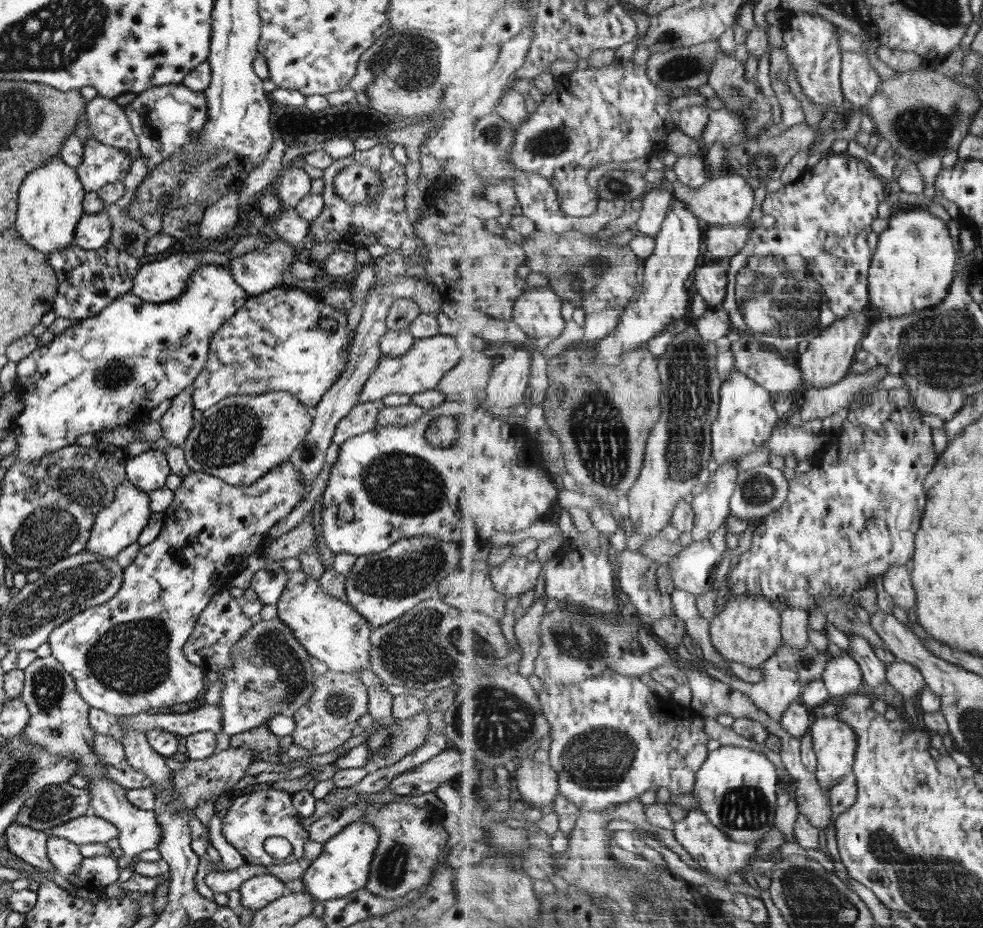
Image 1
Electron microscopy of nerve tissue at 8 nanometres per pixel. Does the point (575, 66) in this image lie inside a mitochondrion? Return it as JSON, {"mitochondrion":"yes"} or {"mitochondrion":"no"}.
{"mitochondrion":"no"}

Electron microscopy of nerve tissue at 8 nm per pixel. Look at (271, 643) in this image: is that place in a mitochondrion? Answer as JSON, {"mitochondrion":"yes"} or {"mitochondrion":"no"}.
{"mitochondrion":"yes"}

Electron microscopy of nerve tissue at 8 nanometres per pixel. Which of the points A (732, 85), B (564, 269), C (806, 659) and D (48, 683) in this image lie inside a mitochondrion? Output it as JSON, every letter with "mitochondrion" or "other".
{"A":"mitochondrion","B":"mitochondrion","C":"mitochondrion","D":"mitochondrion"}

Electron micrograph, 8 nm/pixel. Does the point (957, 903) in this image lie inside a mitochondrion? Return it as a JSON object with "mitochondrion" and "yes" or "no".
{"mitochondrion":"yes"}

